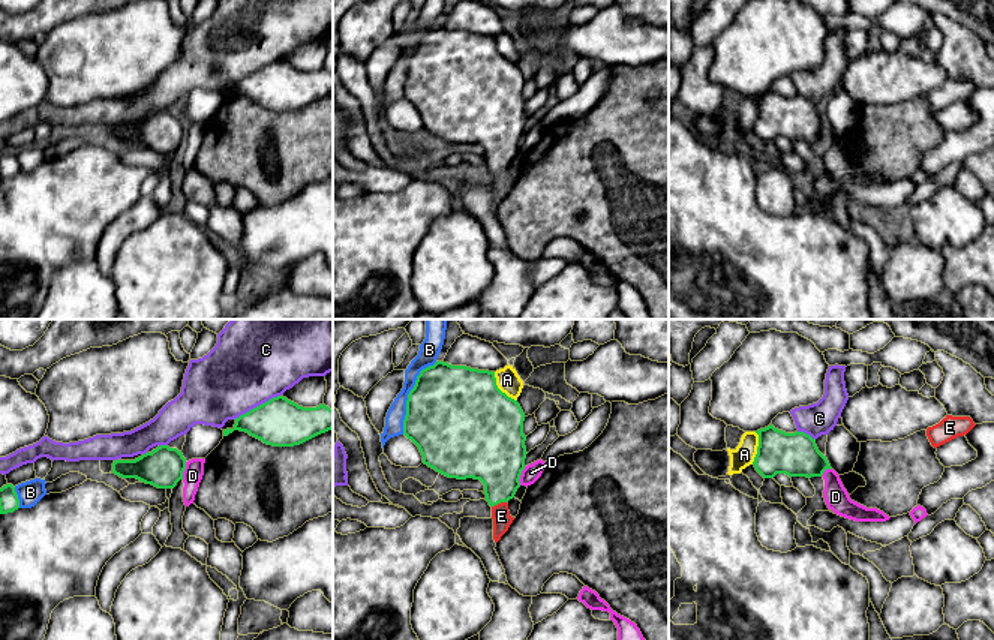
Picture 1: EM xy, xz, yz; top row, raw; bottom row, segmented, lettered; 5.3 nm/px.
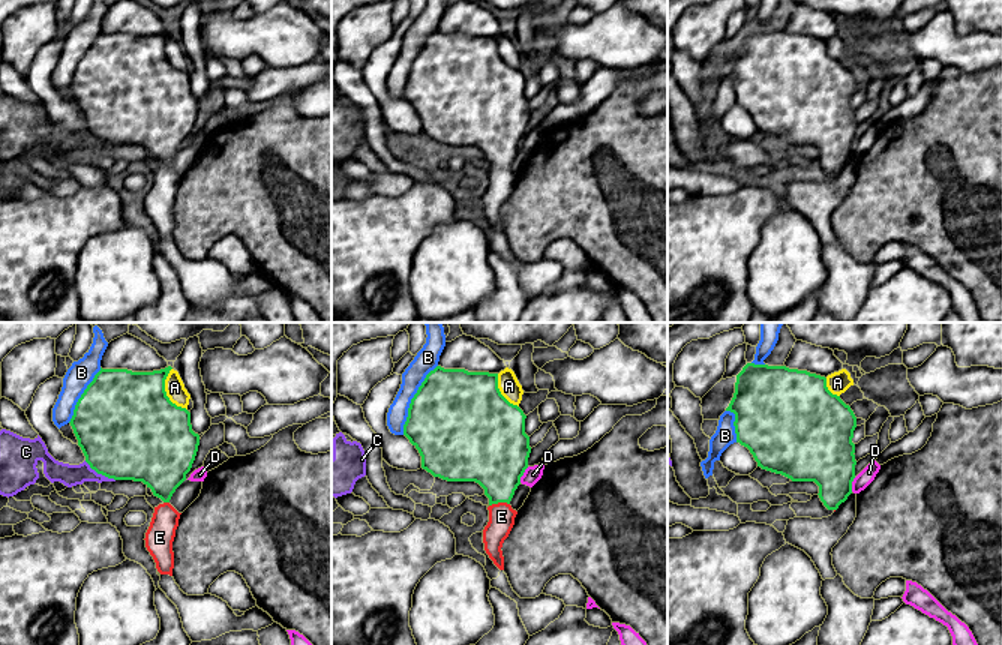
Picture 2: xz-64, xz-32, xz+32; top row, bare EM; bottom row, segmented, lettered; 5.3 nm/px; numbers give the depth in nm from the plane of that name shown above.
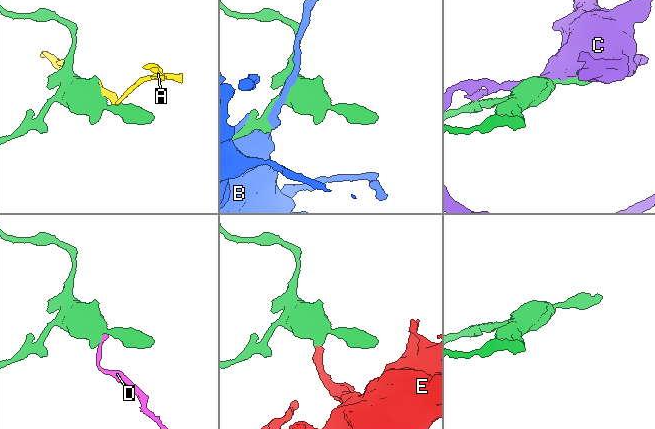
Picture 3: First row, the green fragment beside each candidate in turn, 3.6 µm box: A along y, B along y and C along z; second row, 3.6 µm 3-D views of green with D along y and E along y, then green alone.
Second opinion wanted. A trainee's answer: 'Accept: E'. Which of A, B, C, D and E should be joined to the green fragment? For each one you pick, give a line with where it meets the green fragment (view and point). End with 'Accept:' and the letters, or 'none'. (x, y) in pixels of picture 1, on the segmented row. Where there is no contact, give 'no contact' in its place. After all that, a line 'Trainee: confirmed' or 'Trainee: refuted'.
E: meets green in xz at (498, 502)
Accept: E
Trainee: confirmed

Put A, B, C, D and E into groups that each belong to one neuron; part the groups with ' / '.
A / B / C / D / E

